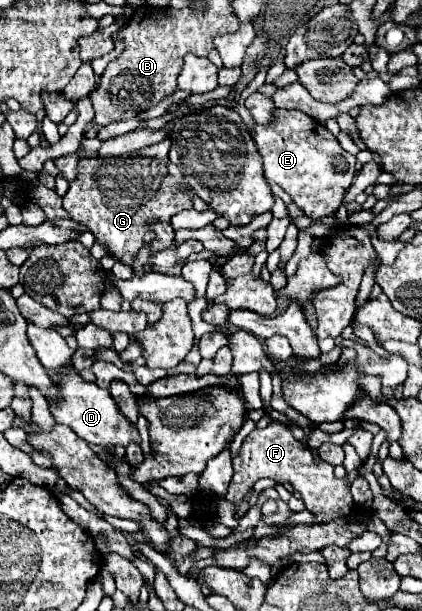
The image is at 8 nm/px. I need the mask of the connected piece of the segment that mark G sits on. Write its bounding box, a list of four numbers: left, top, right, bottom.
[62,138,194,266]

